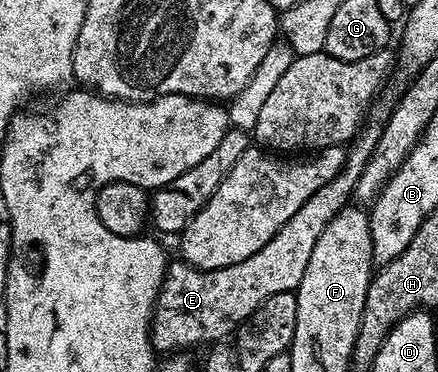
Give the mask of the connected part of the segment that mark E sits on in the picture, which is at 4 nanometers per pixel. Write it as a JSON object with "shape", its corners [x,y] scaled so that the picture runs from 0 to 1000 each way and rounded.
{"shape":[[[852,280],[845,312],[833,323],[824,349],[804,371],[785,417],[785,446],[772,460],[753,492],[726,503],[699,546],[571,696],[525,718],[486,726],[443,720],[432,707],[395,699],[374,734],[372,772],[356,798],[356,820],[347,841],[347,874],[340,906],[347,935],[361,949],[411,944],[416,933],[438,933],[457,922],[479,927],[521,903],[550,866],[616,793],[664,788],[689,761],[689,739],[699,739],[699,707],[708,707],[708,683],[717,677],[717,653],[726,653],[726,632],[744,621],[744,599],[772,578],[785,554],[806,538],[813,495],[836,460],[845,417],[854,395],[863,395],[863,374],[877,349],[877,333],[895,306],[895,282]]]}

